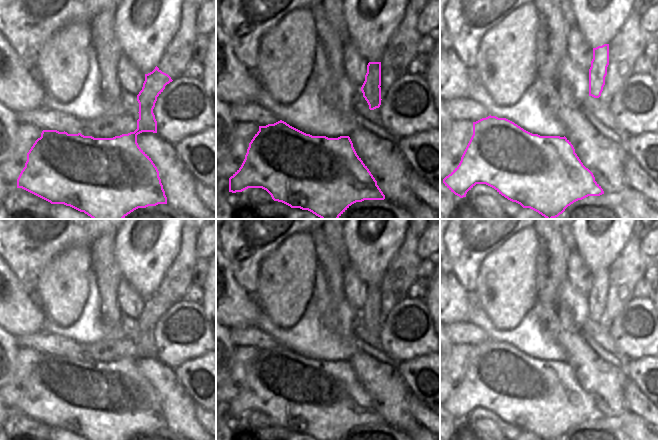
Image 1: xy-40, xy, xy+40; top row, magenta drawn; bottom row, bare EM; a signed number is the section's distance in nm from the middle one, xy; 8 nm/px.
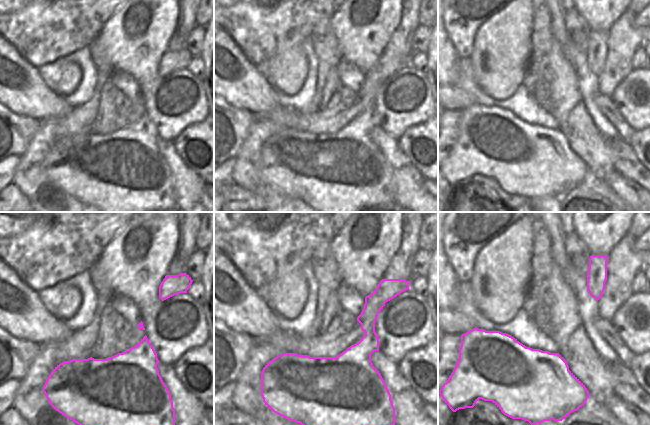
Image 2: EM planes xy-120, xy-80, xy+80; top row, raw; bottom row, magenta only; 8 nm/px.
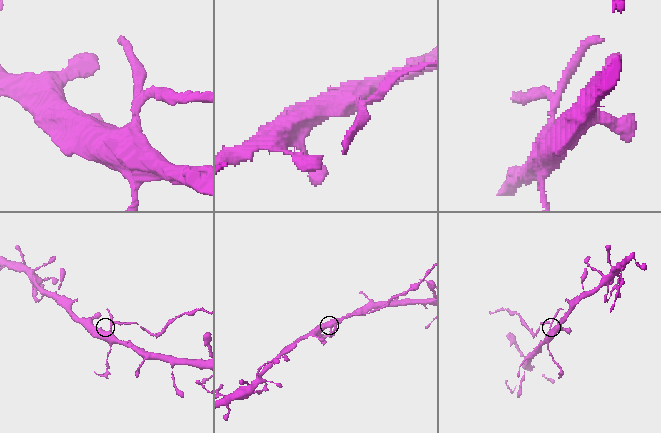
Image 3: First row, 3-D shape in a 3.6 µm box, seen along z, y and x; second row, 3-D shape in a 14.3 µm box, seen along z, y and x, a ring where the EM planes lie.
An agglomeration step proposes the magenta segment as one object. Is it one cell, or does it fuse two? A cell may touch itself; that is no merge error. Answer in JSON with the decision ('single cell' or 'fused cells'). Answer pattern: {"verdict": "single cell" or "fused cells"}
{"verdict": "fused cells"}

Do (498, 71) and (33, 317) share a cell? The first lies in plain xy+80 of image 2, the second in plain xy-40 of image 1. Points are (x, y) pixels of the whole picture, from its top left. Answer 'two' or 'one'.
two

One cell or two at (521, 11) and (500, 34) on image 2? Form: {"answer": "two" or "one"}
{"answer": "one"}

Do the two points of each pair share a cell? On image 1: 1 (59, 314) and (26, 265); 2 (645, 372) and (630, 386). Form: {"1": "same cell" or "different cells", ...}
{"1": "different cells", "2": "different cells"}

